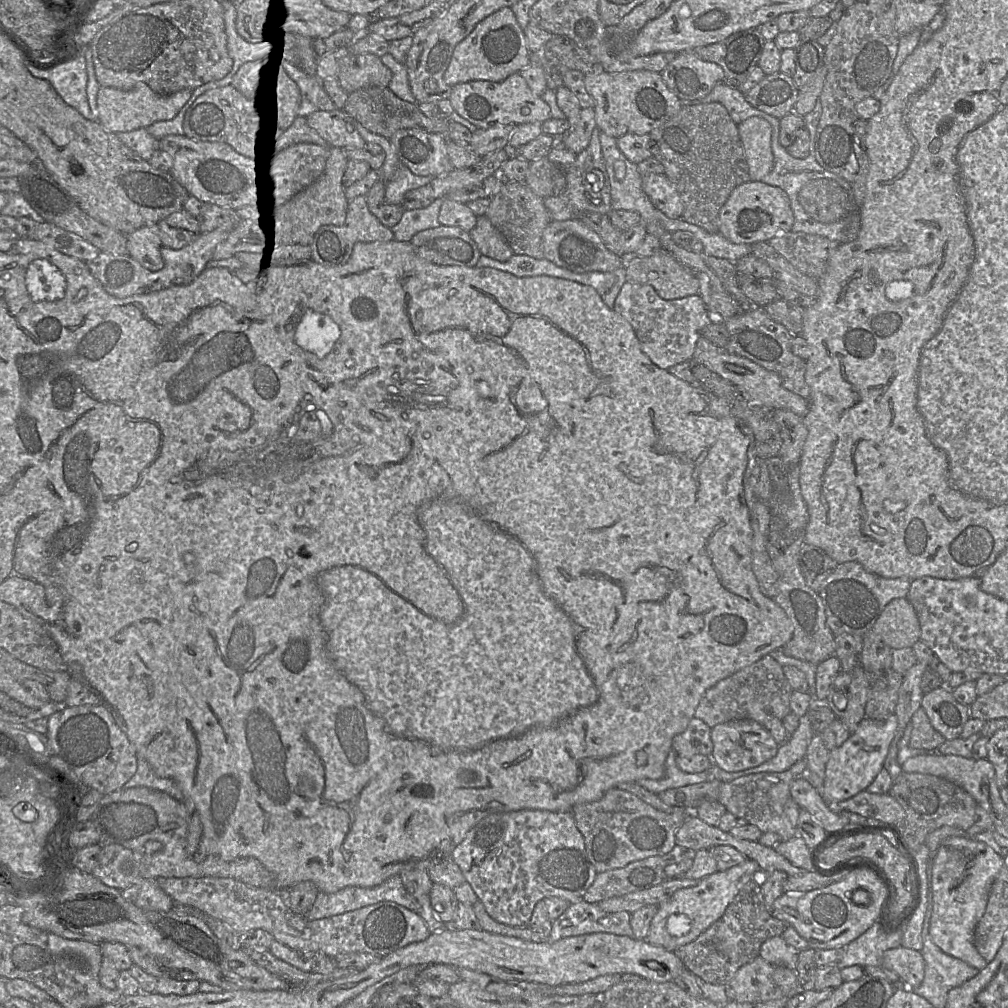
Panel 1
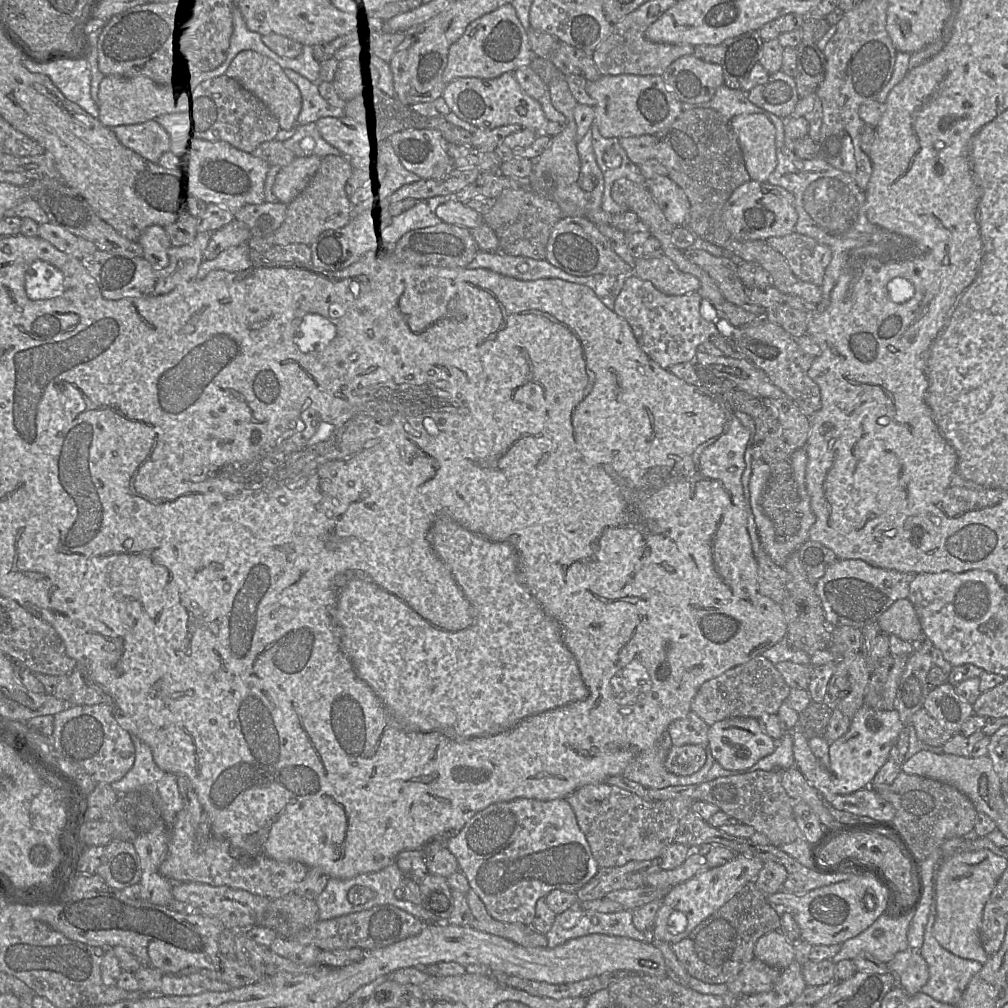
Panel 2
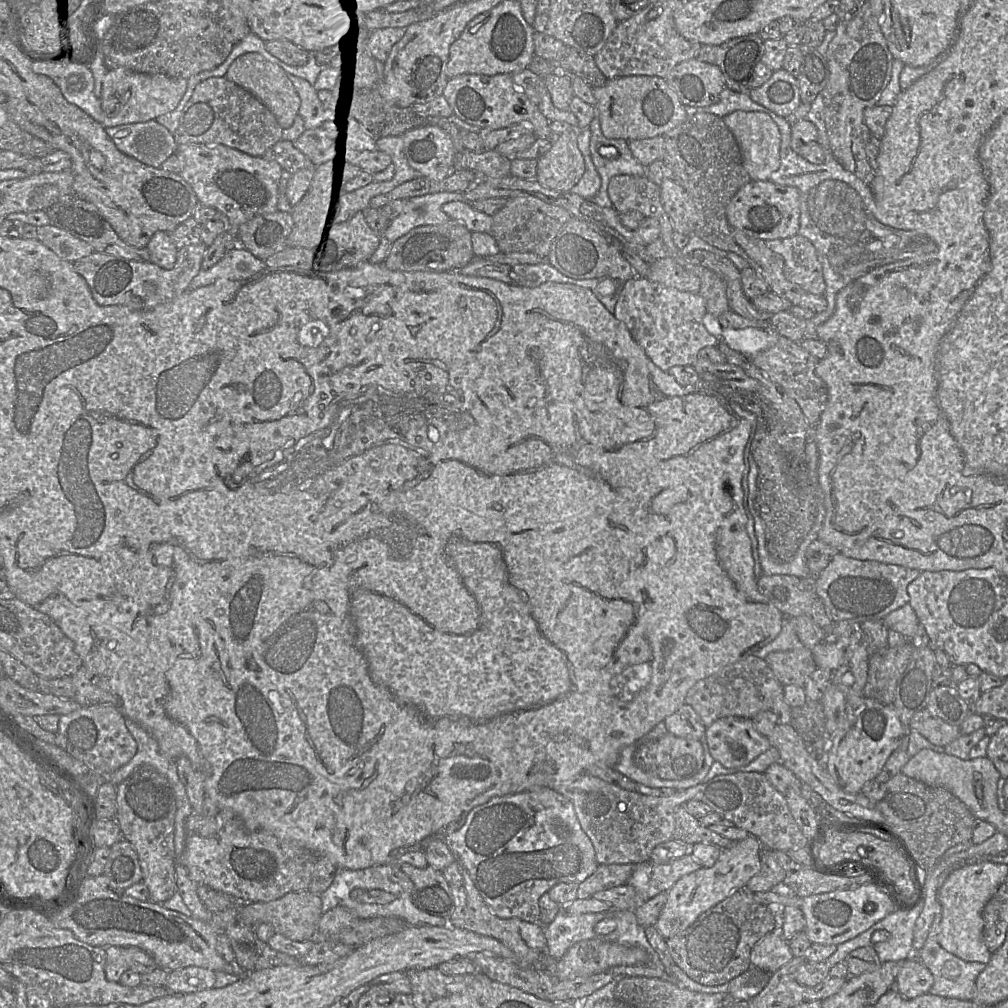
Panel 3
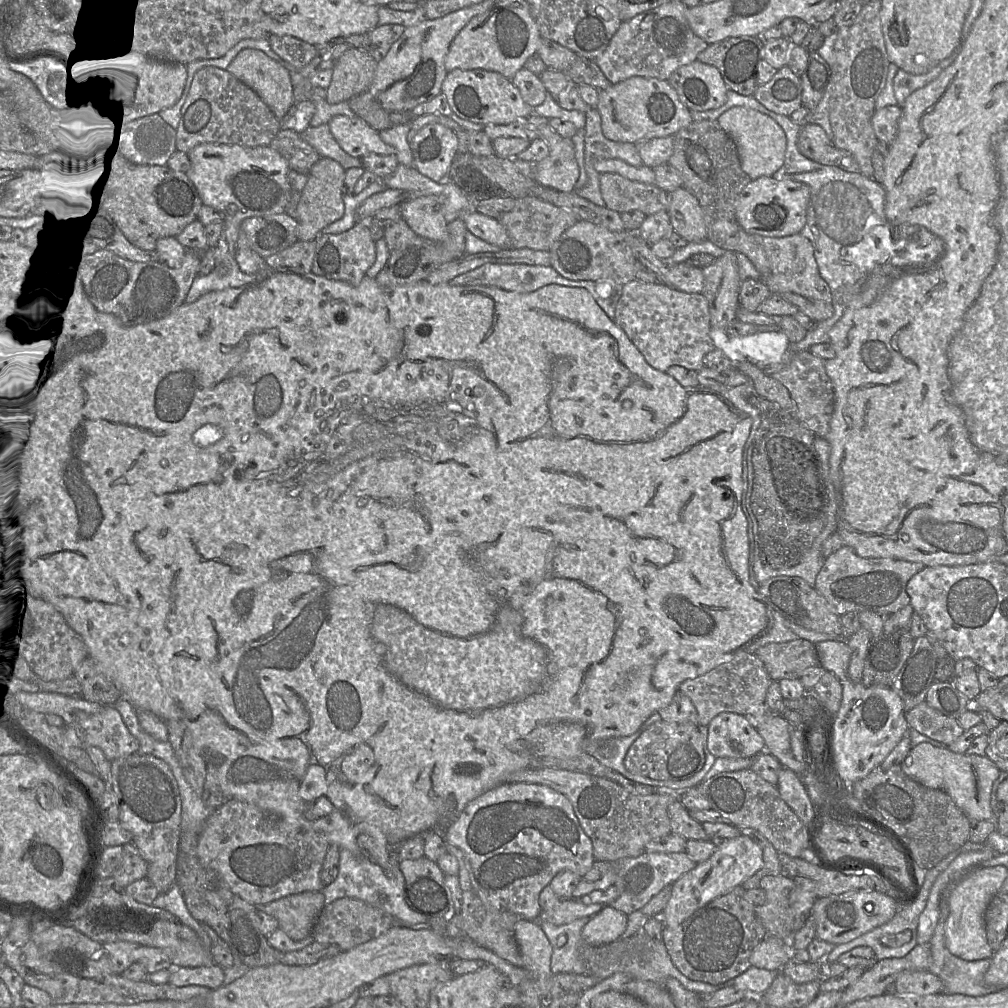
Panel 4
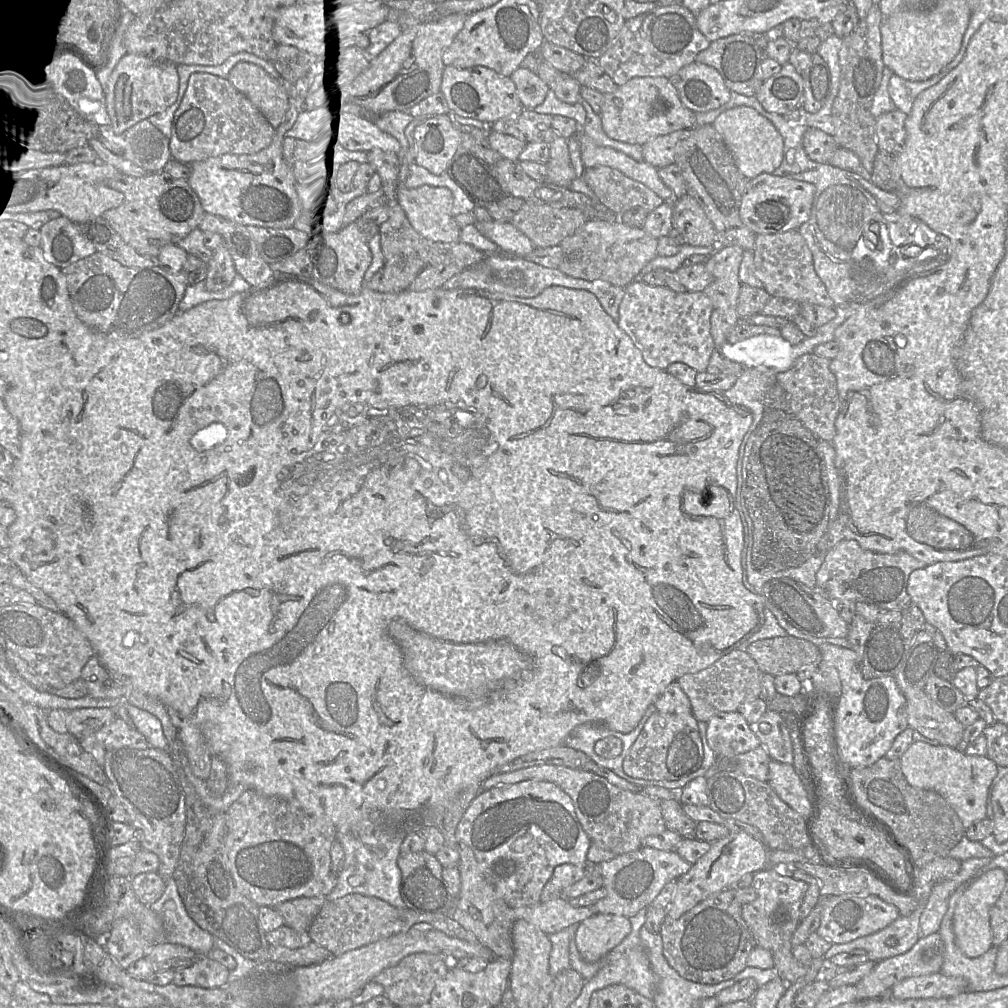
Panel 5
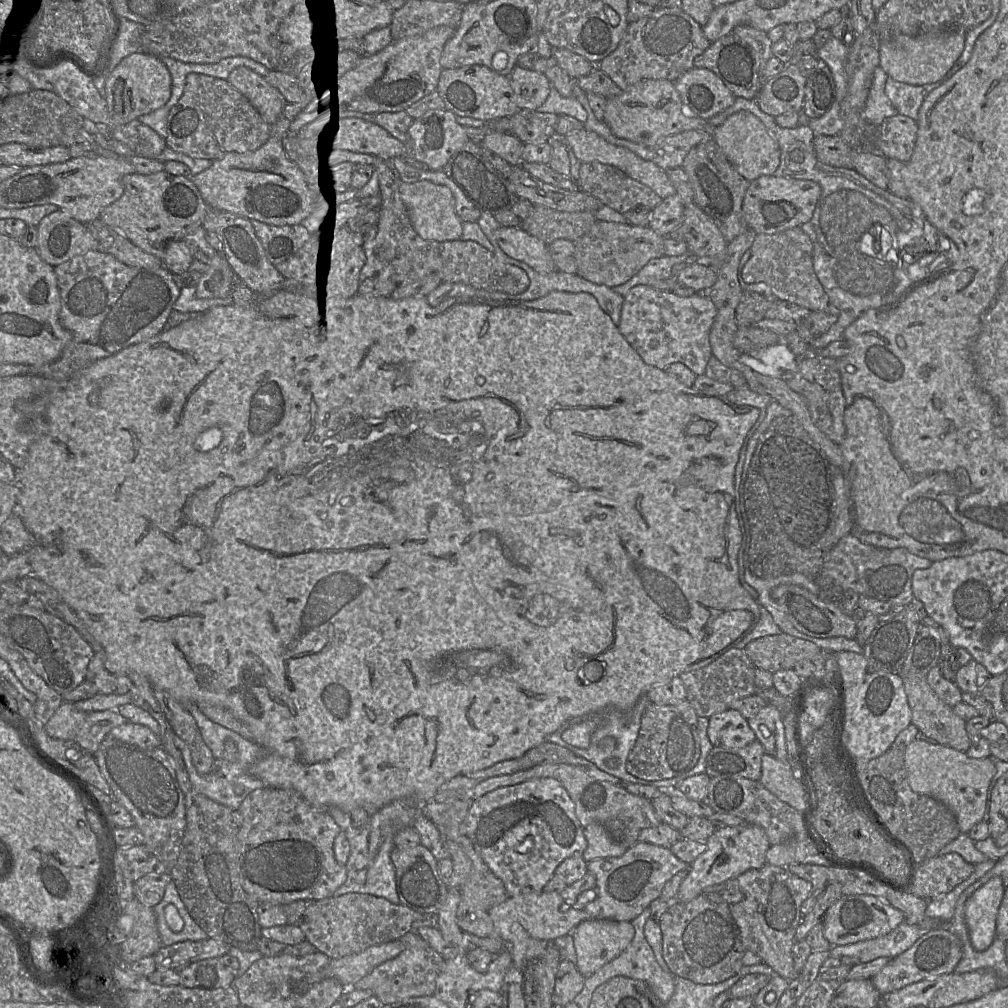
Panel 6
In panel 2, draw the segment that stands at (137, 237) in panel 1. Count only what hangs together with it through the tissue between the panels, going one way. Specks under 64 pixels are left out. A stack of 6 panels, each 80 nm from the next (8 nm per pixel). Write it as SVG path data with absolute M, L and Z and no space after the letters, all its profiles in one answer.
M162 226L147 227L137 242L143 248L143 257L156 269L169 265L168 250L171 247L169 237Z

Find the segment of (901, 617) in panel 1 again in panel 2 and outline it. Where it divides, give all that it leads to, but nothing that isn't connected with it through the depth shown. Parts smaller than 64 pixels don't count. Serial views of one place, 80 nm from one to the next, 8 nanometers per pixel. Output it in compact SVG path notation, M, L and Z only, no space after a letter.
M908 598L895 601L877 620L880 628L889 635L912 643L922 632L919 617Z

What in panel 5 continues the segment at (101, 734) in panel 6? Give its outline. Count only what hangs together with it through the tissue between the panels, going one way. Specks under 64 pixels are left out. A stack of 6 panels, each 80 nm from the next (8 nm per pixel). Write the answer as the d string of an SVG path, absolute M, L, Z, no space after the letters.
M80 708L66 711L68 732L76 737L81 747L103 766L106 749L96 739L96 732L116 718L110 708Z

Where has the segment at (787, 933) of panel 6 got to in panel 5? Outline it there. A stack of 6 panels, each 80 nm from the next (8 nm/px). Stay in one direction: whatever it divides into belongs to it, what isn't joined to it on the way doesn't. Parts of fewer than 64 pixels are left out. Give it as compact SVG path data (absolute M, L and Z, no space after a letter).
M768 867L753 874L751 887L756 891L757 897L753 902L742 905L742 918L752 933L756 946L771 952L778 976L788 984L793 984L807 972L807 967L794 958L791 940L800 924L799 910L808 885L788 874L778 873L774 867Z

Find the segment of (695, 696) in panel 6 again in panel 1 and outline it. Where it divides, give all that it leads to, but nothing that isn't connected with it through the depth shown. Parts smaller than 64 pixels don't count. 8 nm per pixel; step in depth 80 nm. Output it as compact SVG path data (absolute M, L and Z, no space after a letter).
M767 654L753 664L720 680L713 687L709 688L702 696L695 710L694 717L704 721L710 728L713 728L717 724L732 720L751 719L760 724L765 723L772 718L782 720L791 712L789 703L792 691L793 689L783 673L782 665Z

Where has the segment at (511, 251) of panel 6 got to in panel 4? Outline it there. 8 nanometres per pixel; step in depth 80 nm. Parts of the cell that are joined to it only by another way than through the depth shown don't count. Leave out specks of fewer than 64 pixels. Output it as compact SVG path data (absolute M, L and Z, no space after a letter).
M475 210L460 216L469 232L476 237L496 245L501 249L509 248L509 236L505 227L495 218L488 217Z

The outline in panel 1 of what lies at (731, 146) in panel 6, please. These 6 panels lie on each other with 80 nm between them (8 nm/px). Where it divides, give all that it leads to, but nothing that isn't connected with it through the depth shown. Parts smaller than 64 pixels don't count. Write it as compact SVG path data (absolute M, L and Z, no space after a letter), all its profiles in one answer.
M753 116L738 124L750 179L762 181L774 166L771 147L772 126L764 118Z

